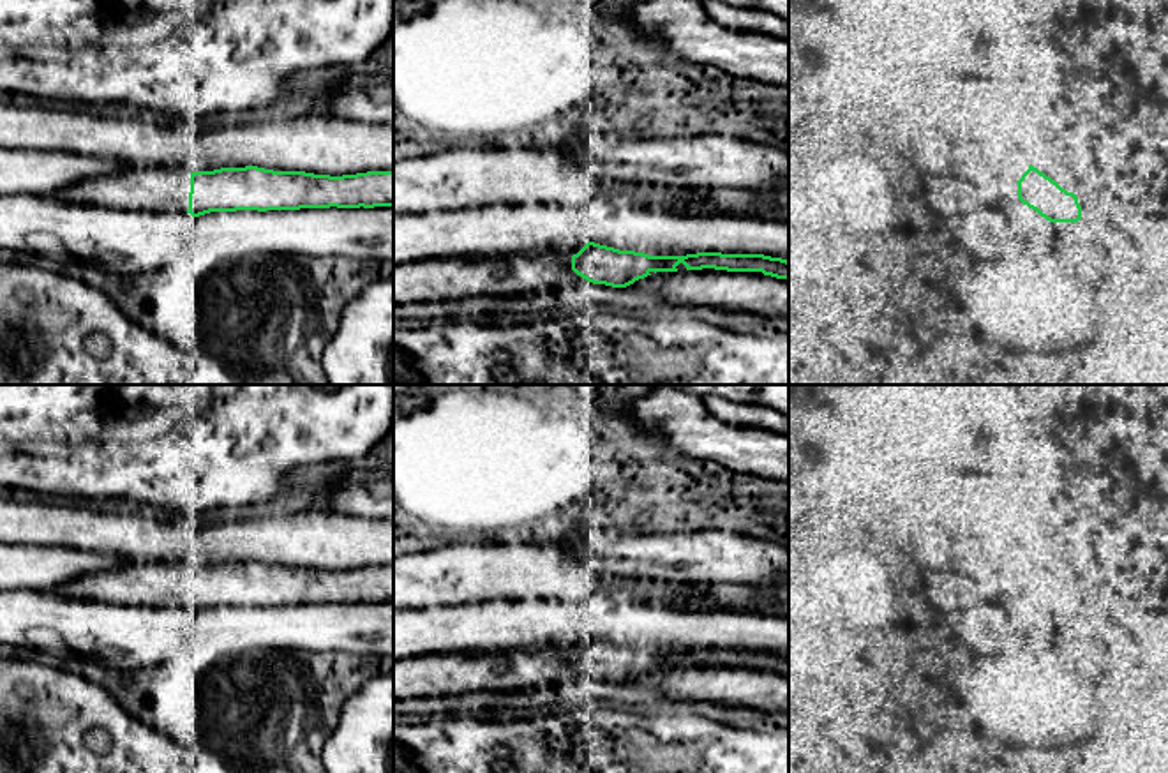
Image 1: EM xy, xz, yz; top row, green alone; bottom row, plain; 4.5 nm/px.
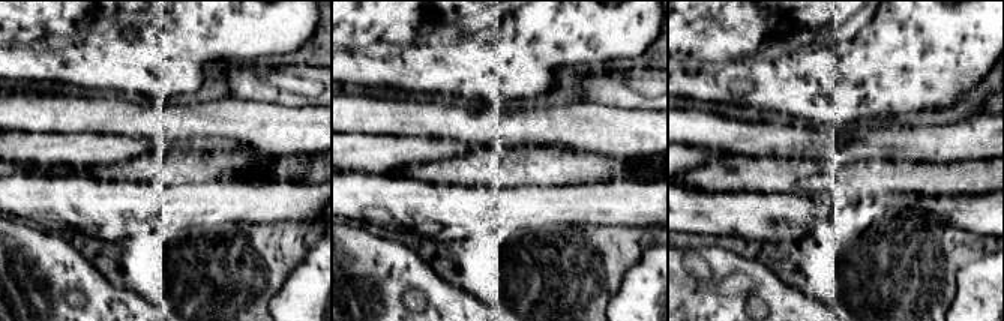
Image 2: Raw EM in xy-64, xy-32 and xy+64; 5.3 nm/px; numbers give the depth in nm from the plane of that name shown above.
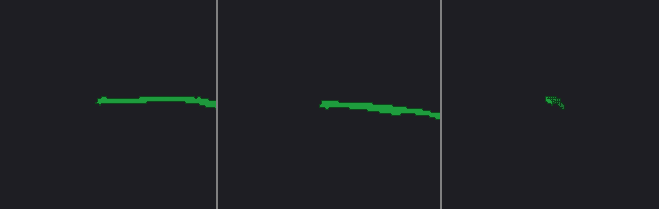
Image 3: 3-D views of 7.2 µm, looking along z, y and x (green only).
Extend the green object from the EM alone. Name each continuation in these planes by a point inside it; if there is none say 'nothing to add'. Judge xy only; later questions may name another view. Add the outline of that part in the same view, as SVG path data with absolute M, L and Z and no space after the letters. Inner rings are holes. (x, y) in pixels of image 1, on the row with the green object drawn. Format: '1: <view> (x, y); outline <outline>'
1: xy (164, 187); outline M180 166L132 168L64 187L53 194L62 201L106 206L116 210L171 212L189 210L191 173Z

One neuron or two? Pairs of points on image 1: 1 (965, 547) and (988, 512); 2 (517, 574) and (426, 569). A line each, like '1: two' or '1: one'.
1: two
2: one

